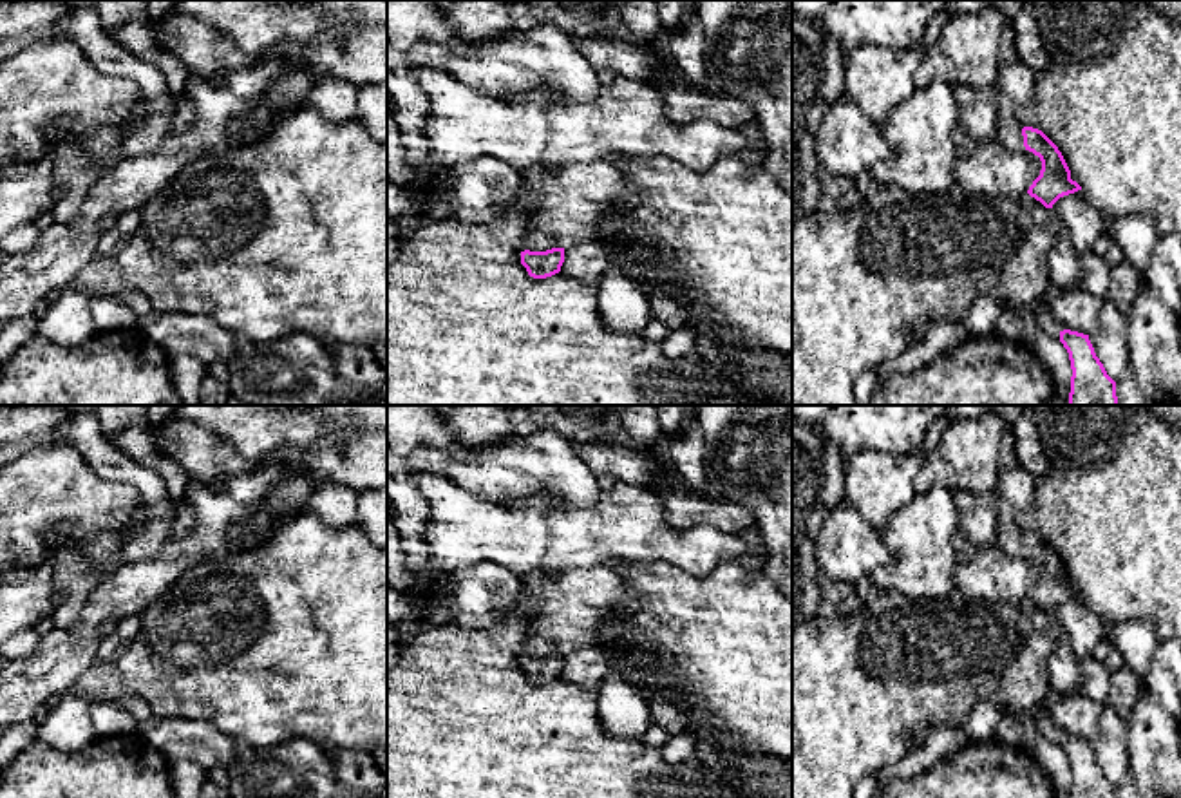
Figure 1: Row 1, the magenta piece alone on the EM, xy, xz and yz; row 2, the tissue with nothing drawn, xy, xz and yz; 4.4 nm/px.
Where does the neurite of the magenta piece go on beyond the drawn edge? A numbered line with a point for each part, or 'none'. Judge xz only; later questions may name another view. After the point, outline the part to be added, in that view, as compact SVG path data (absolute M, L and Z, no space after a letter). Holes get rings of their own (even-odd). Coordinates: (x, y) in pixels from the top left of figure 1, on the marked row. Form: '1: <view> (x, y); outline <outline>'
none

